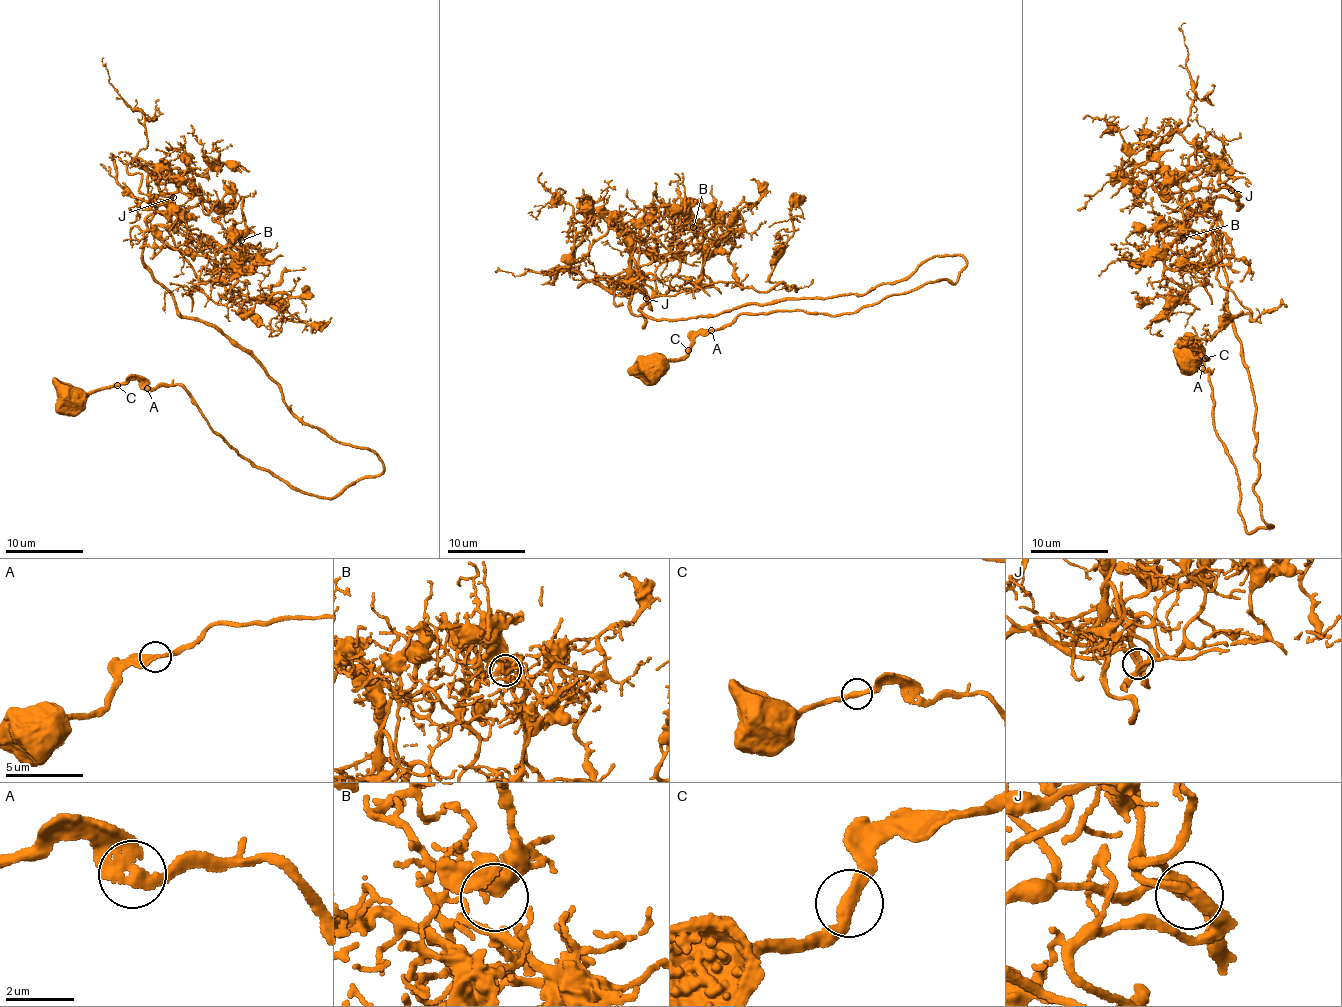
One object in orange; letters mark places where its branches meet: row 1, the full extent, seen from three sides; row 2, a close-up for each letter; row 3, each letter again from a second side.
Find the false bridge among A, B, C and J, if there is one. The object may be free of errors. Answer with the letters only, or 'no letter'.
no letter

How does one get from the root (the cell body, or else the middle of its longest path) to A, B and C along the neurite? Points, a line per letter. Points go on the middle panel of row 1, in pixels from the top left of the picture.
A: (651, 362), (653, 357), (661, 355), (670, 359), (687, 357), (697, 336), (711, 330)
B: (651, 362), (741, 313), (840, 316), (966, 263), (863, 295), (637, 312), (678, 271), (674, 213), (693, 227)
C: (651, 362), (653, 357), (661, 355), (670, 359), (685, 357), (688, 350)

